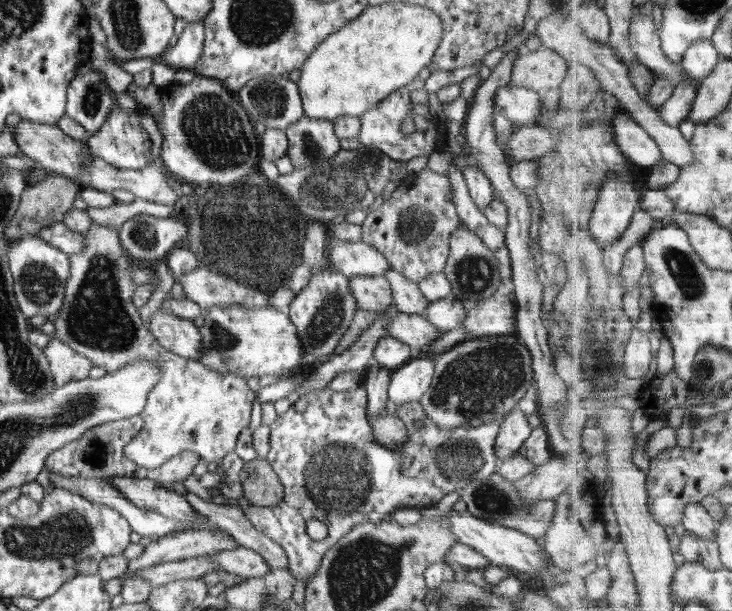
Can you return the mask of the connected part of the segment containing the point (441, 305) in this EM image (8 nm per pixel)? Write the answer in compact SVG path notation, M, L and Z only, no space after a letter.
M446 298L435 300L425 308L424 316L434 328L446 332L462 326L468 310L459 300Z

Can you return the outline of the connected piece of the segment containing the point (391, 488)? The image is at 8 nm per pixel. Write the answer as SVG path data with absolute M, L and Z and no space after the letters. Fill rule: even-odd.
M358 386L356 389L348 389L346 391L334 391L330 388L318 389L308 394L295 398L293 405L291 405L287 412L278 415L275 421L269 426L270 427L270 450L267 454L267 461L271 464L272 470L278 475L280 482L282 483L284 494L283 500L274 506L256 506L250 504L250 506L243 510L245 516L254 525L256 531L263 533L269 538L272 538L286 553L288 557L288 563L290 564L290 574L296 578L298 581L306 583L306 586L312 577L316 575L316 571L320 569L320 564L322 563L322 558L324 554L332 547L335 546L343 535L348 533L352 527L359 523L378 523L379 521L386 520L390 518L394 512L403 509L406 506L415 508L425 508L432 506L444 498L449 492L462 492L472 481L484 480L488 478L493 472L495 472L498 466L498 458L495 455L495 440L497 434L499 433L499 424L501 419L490 422L485 425L480 425L479 427L472 428L462 428L458 427L455 429L444 429L434 425L424 412L423 406L419 402L409 402L408 404L398 404L397 416L405 422L405 425L410 430L408 433L408 440L405 442L405 446L401 446L400 450L398 448L392 450L381 445L374 436L371 424L367 418L367 392L363 386ZM308 520L320 520L328 526L328 535L324 540L312 540L307 534L306 522Z

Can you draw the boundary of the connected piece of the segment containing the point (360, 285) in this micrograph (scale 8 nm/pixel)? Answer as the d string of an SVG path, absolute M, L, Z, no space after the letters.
M385 276L349 277L349 287L360 309L378 312L393 304L391 286Z

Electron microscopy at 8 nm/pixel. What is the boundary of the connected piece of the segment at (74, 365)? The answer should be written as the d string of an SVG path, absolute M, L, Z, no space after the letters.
M56 336L50 337L50 341L42 350L48 359L56 387L89 378L88 373L93 367L90 360L62 343Z

